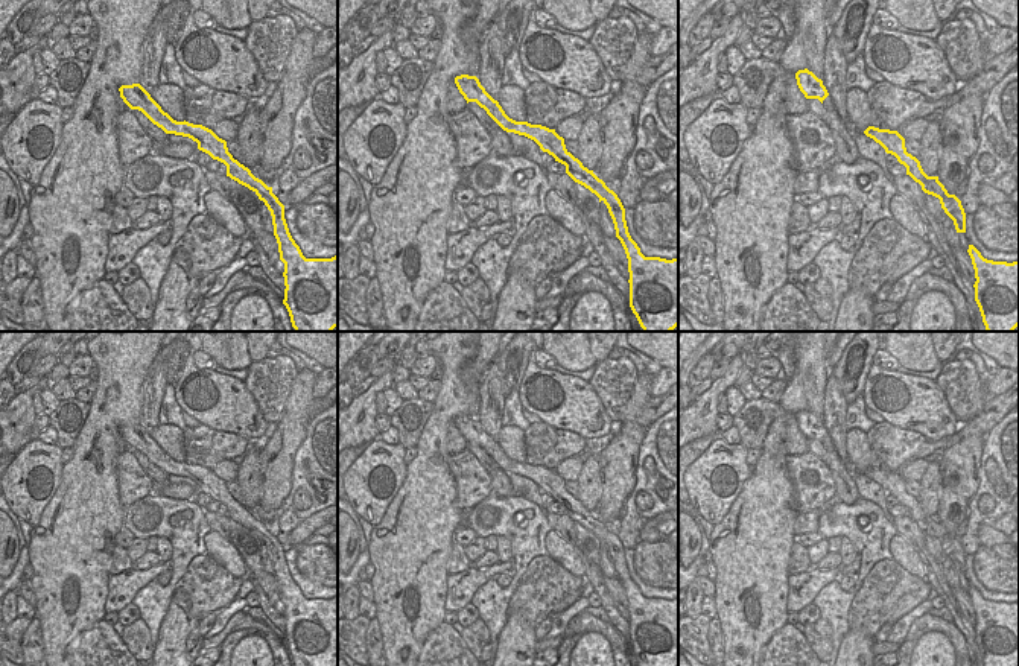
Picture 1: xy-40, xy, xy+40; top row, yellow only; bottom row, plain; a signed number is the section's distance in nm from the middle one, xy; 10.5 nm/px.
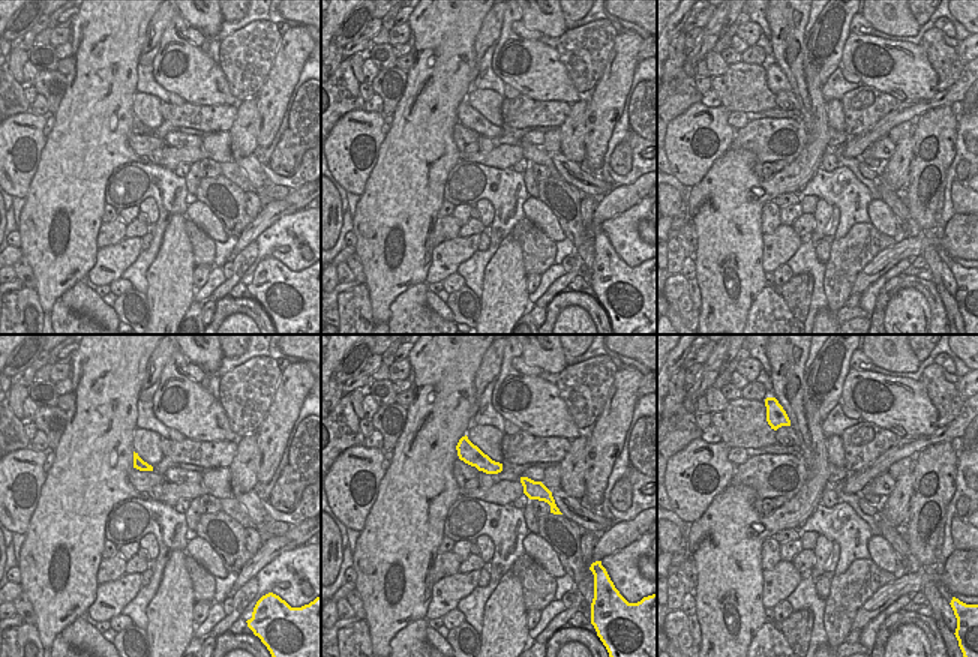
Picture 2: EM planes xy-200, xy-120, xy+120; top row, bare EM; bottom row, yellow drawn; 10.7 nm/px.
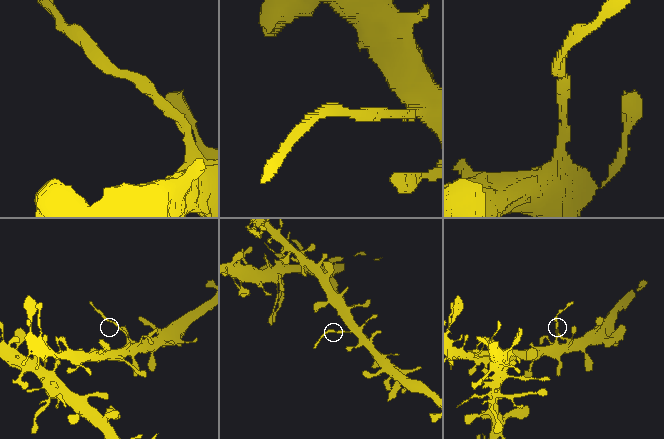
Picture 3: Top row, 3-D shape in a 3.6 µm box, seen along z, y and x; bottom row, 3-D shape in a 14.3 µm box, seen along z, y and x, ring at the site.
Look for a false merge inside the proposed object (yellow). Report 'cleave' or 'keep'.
cleave

